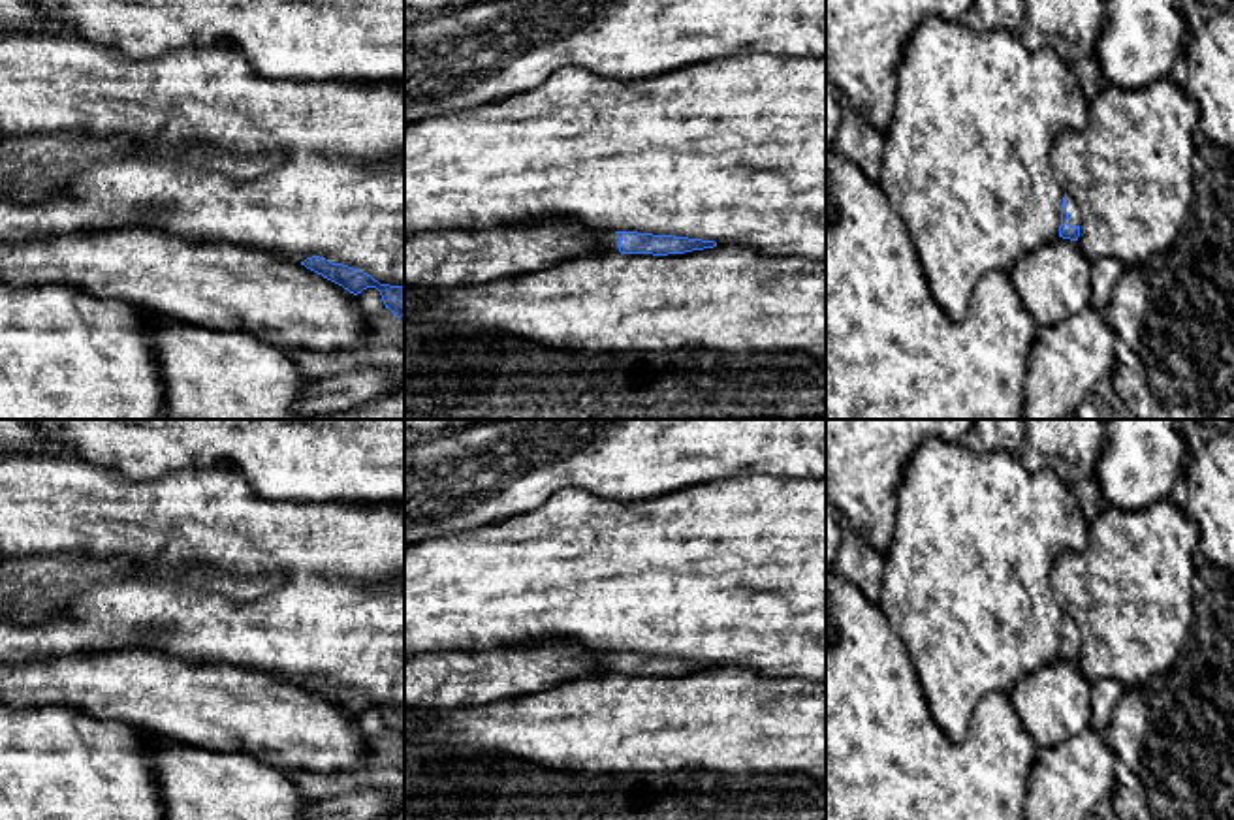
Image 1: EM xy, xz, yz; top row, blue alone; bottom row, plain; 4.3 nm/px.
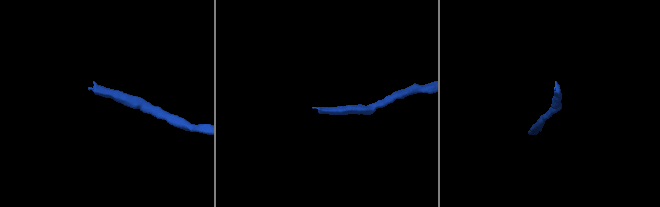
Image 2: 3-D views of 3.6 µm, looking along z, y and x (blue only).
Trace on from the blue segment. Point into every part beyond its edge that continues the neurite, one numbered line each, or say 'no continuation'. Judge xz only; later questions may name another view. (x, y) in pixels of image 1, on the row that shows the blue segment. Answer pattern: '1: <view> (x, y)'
1: xz (610, 241)

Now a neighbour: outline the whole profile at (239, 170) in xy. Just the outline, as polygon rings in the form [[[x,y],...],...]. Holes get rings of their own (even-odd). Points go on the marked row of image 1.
[[[198,149],[188,156],[196,167],[211,167],[235,184],[243,184],[269,173],[277,164],[277,156],[237,156],[213,149]]]

